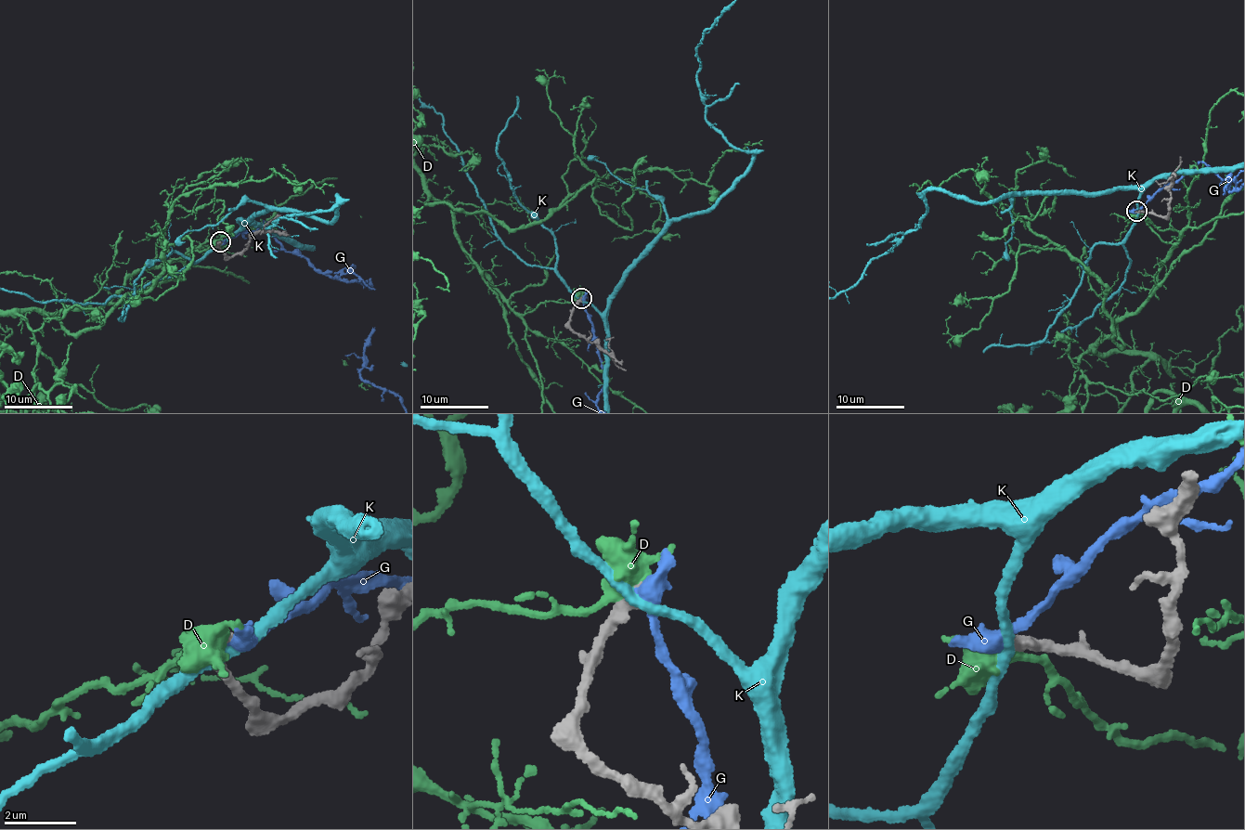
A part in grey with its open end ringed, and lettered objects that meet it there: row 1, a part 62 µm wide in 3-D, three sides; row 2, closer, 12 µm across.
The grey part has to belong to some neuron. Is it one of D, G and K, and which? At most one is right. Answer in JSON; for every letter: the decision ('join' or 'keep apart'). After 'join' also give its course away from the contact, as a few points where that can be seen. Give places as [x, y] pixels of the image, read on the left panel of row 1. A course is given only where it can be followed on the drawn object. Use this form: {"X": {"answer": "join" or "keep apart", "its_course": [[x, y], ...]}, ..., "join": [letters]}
{"D": {"answer": "keep apart"}, "G": {"answer": "keep apart"}, "K": {"answer": "keep apart"}, "join": []}

